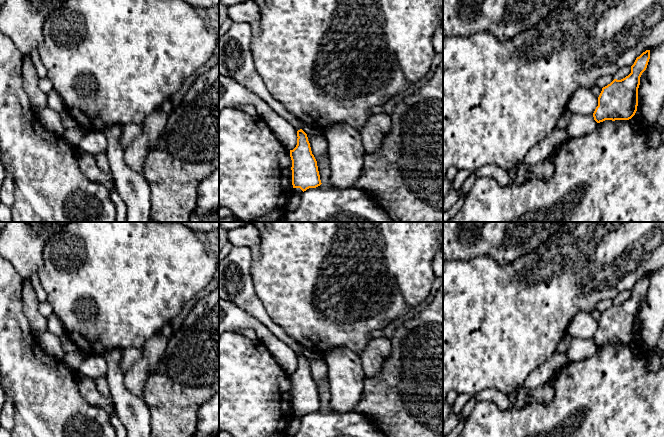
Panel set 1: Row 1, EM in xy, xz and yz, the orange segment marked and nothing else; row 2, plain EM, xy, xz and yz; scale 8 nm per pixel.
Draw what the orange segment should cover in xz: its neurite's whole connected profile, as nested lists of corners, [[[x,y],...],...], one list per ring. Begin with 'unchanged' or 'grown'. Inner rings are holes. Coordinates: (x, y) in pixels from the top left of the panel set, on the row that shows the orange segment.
unchanged | [[[300,129],[297,131],[297,137],[296,147],[290,150],[292,185],[293,188],[300,188],[304,192],[309,188],[316,188],[322,183],[307,134]]]

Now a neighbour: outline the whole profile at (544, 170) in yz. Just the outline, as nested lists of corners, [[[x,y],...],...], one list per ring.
[[[546,159],[544,162],[532,167],[532,171],[535,173],[535,175],[545,181],[552,177],[554,170],[555,161],[550,159]]]

